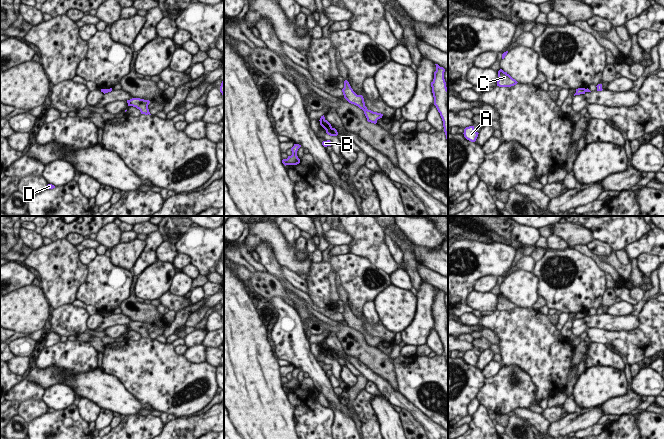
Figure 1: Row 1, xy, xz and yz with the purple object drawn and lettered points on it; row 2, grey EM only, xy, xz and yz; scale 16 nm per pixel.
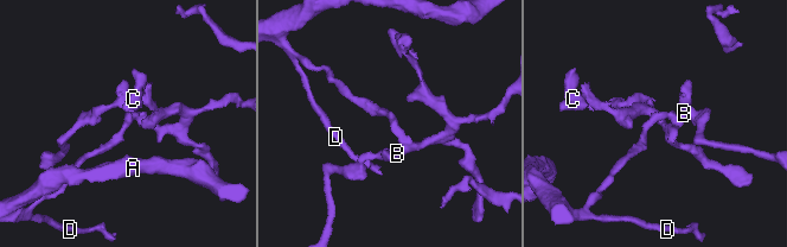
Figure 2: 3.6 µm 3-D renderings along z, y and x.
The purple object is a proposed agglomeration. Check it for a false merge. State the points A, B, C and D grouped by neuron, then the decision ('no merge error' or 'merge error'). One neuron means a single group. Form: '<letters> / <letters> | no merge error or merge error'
A D / B C | merge error

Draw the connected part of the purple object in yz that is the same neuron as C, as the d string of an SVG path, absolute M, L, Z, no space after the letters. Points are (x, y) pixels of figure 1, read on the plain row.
M502 293L498 295L498 301L499 303L497 305L497 310L499 311L511 311L518 307L507 296L504 296Z

